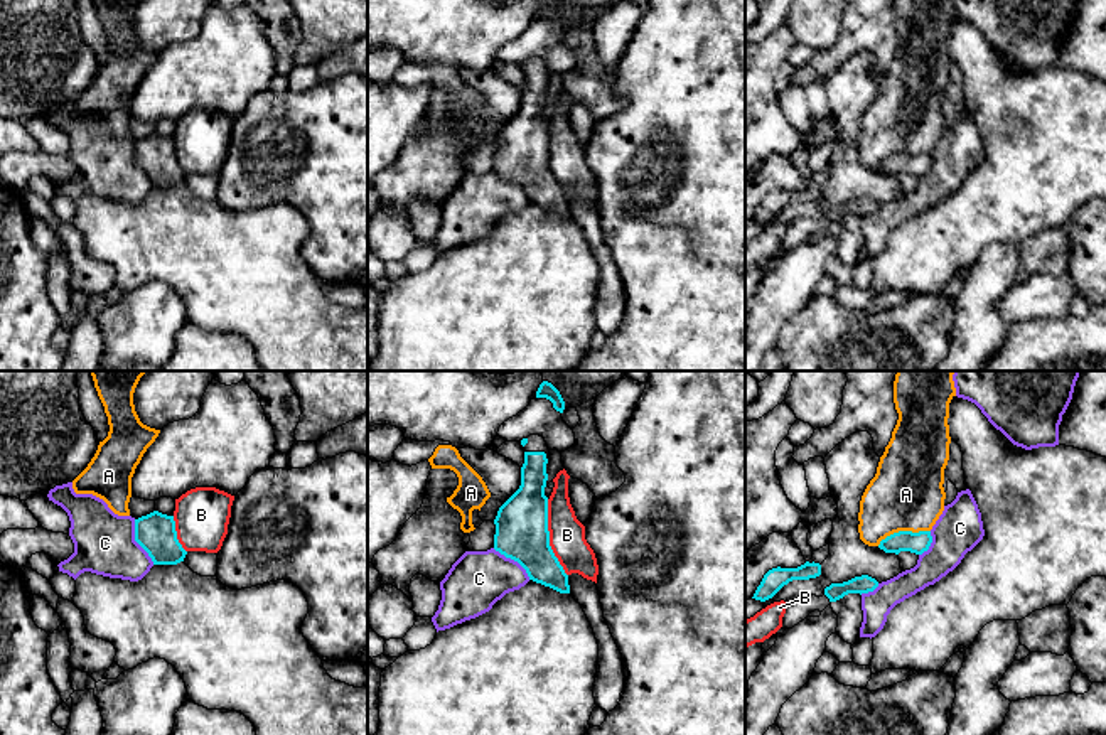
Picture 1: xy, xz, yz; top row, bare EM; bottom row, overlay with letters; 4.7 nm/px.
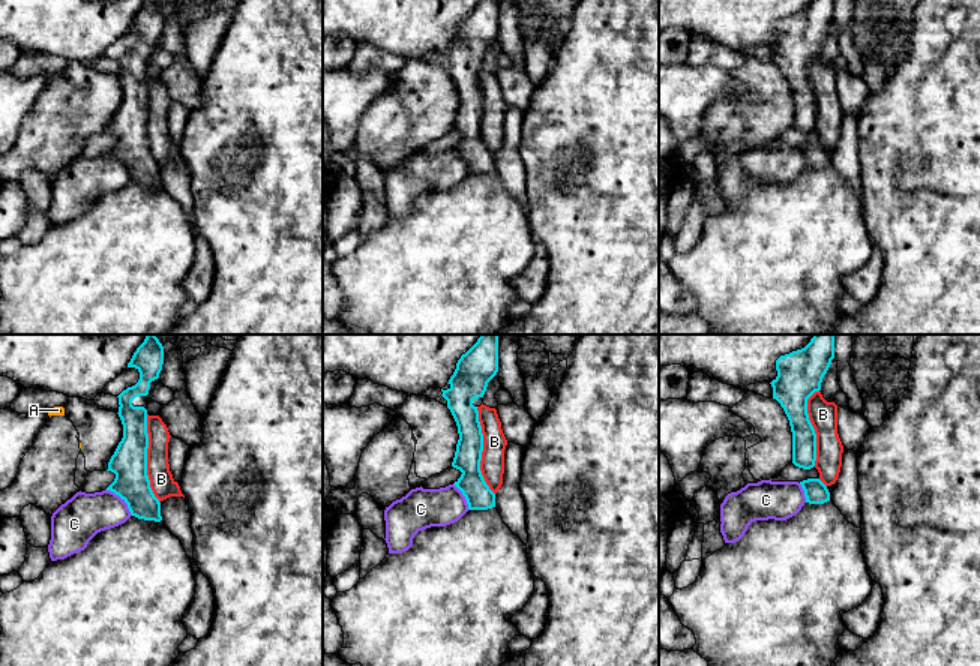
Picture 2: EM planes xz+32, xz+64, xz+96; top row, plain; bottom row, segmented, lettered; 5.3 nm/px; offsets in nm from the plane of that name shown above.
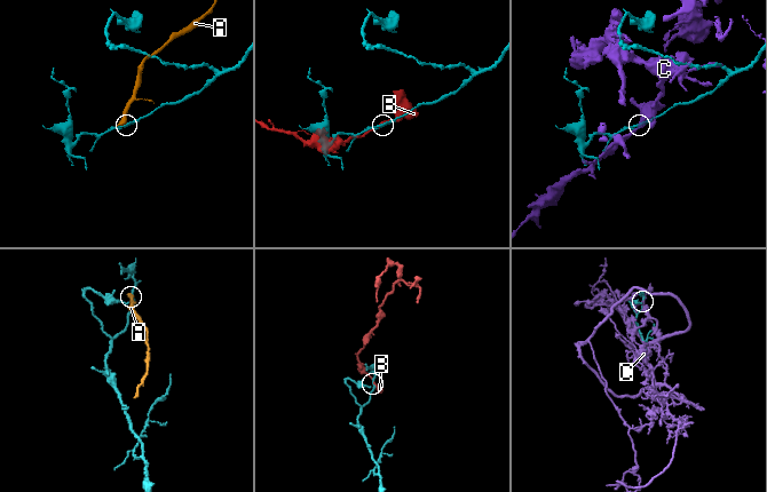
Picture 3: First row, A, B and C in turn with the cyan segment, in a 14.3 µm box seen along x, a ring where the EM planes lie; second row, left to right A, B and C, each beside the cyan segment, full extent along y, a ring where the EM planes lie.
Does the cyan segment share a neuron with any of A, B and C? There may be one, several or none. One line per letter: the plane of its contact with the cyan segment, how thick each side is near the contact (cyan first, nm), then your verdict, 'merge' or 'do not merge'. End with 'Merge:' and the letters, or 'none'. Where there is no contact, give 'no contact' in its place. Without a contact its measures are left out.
A: yz | 100/360 nm | do not merge
B: xz | 260/180 nm | do not merge
C: xy | 190/280 nm | merge
Merge: C

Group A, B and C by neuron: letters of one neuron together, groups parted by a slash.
A / B / C

